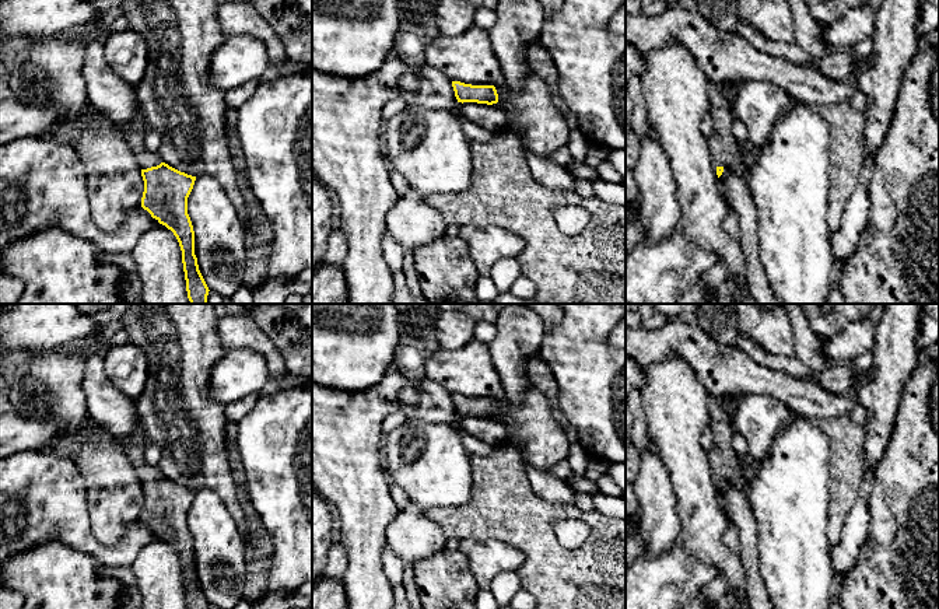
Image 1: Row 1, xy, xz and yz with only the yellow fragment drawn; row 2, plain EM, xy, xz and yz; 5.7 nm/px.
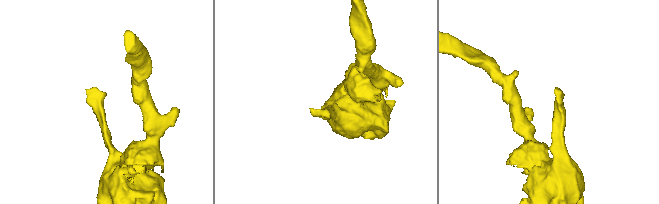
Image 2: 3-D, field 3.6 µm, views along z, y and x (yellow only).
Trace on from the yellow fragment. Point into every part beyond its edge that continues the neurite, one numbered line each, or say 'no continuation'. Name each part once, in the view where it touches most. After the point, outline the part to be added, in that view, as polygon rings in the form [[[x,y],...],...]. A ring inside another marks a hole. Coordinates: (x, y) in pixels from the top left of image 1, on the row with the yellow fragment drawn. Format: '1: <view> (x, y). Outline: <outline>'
1: xy (135, 129). Outline: [[[139,108],[134,116],[122,123],[120,129],[125,133],[125,139],[136,157],[137,164],[141,169],[157,167],[162,162],[158,153],[151,153],[144,146],[144,136],[148,130],[141,108]]]

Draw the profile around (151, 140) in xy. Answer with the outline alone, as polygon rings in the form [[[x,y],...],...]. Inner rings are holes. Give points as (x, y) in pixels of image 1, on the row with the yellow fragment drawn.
[[[148,129],[144,136],[144,146],[151,153],[158,153],[161,146],[161,137],[154,129]]]

